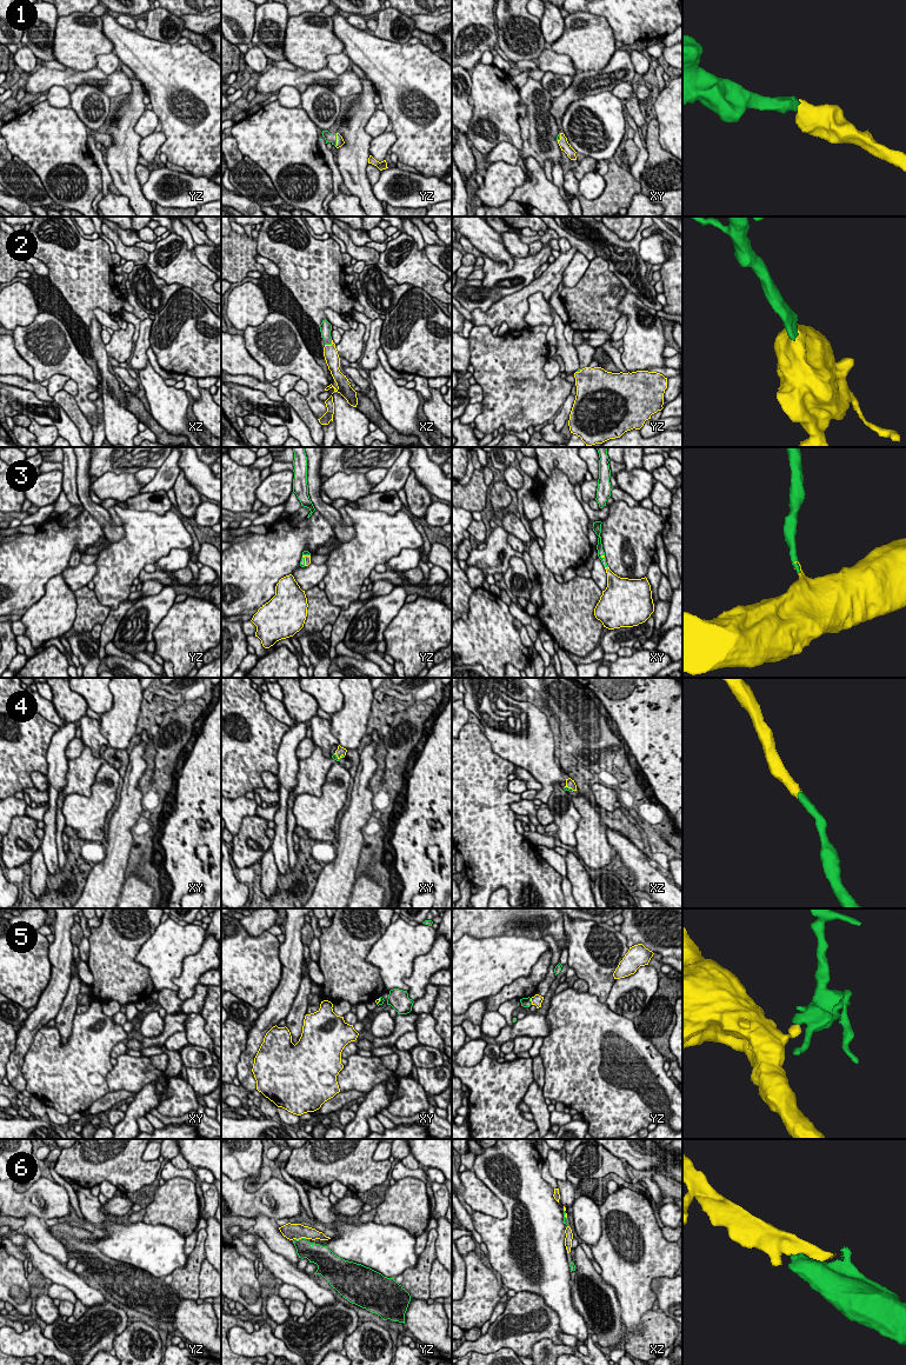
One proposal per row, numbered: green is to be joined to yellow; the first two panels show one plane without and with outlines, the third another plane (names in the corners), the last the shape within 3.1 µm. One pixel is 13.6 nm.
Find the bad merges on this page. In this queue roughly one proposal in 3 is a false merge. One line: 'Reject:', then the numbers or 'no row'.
Reject: 5

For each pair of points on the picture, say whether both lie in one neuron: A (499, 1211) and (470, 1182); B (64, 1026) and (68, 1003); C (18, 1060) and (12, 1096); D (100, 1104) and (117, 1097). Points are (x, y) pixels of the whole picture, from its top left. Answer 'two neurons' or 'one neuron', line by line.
A: one neuron
B: one neuron
C: two neurons
D: one neuron

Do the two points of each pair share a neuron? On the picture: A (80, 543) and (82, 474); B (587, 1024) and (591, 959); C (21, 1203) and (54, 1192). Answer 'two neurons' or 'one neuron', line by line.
A: two neurons
B: two neurons
C: one neuron

